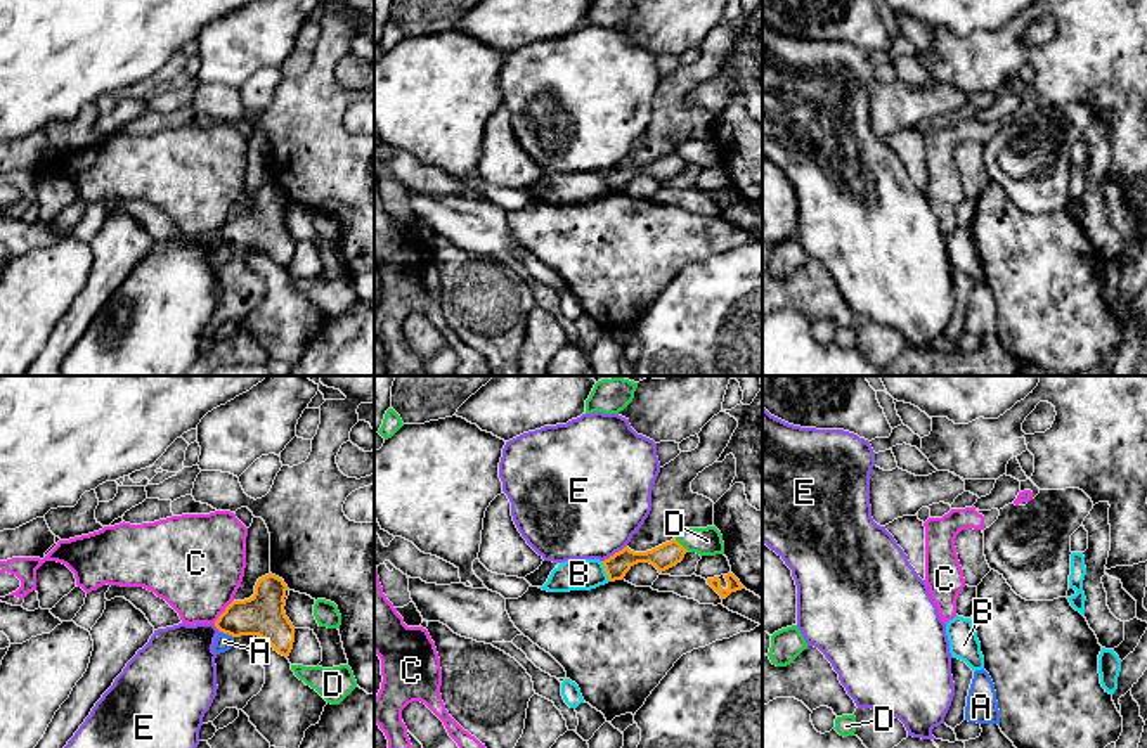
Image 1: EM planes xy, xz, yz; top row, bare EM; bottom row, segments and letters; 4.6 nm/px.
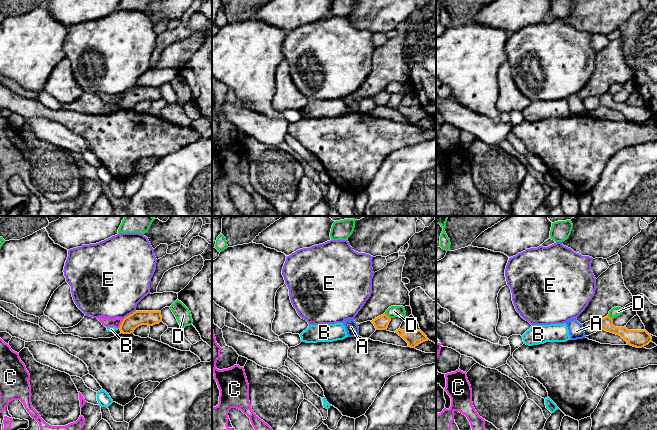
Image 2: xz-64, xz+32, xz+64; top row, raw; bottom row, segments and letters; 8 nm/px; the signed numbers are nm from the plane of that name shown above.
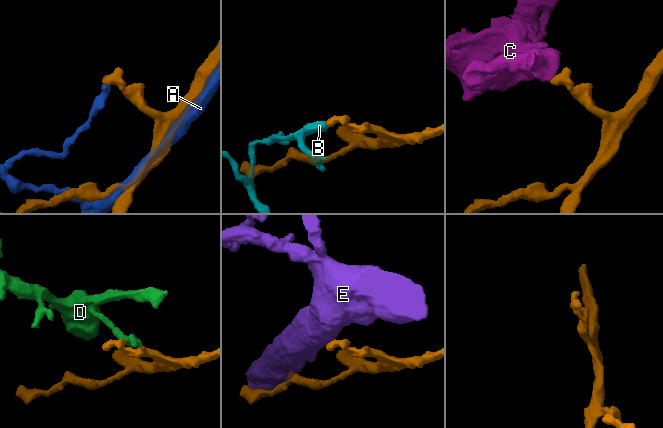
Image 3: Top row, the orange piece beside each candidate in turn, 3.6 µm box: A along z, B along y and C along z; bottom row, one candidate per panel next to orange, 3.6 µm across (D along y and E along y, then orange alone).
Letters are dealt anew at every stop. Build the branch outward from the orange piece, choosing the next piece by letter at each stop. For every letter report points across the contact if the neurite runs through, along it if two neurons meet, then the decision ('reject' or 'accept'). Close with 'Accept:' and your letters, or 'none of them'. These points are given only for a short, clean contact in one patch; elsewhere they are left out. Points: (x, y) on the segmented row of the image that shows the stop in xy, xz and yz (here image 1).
A: reject
B: border along xz (602, 561), (610, 580); reject
C: border along xy (233, 599), (213, 622); reject
D: reject
E: reject
Accept: none of them

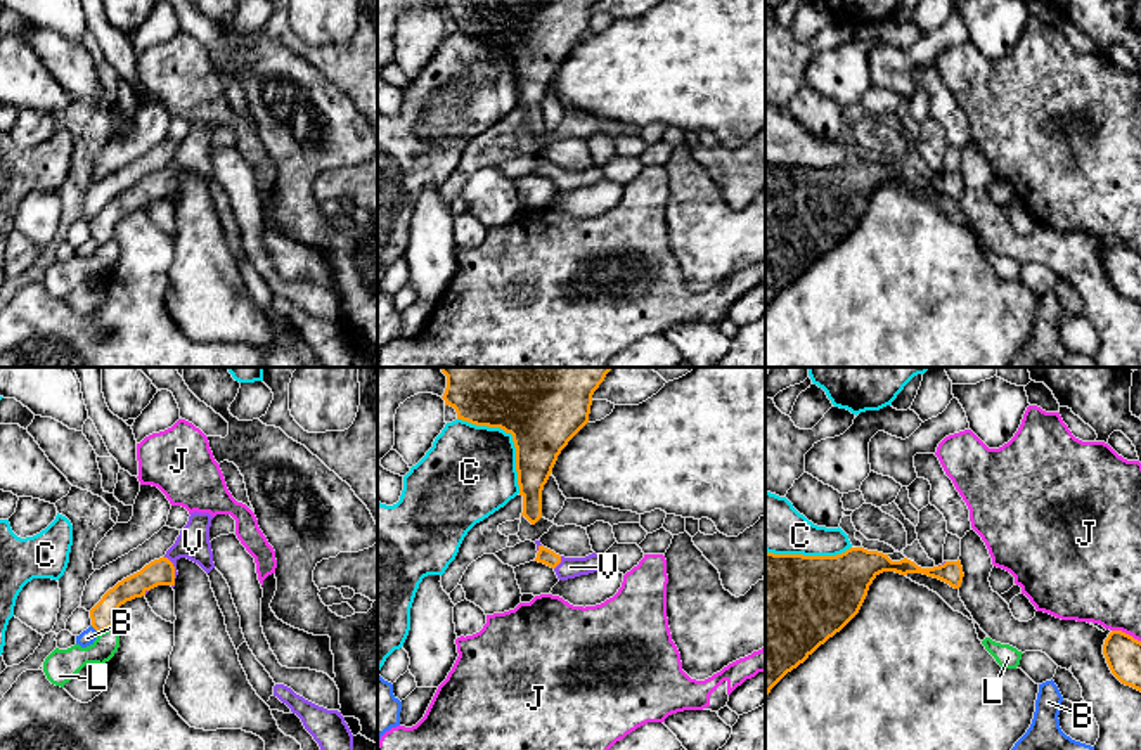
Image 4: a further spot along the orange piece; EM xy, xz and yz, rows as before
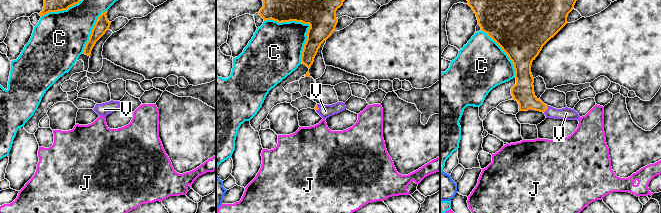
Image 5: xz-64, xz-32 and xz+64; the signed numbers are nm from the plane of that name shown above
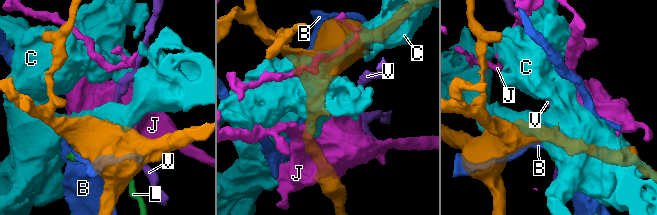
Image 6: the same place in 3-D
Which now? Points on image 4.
B: reject
C: reject
J: reject
L: border along xy (113, 626), (99, 634); reject
V: runs through xy (160, 572), (174, 567), (174, 558), (193, 543); accept
Accept: V

